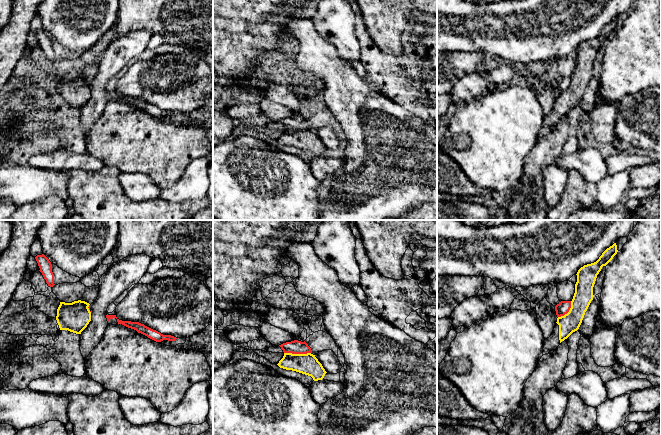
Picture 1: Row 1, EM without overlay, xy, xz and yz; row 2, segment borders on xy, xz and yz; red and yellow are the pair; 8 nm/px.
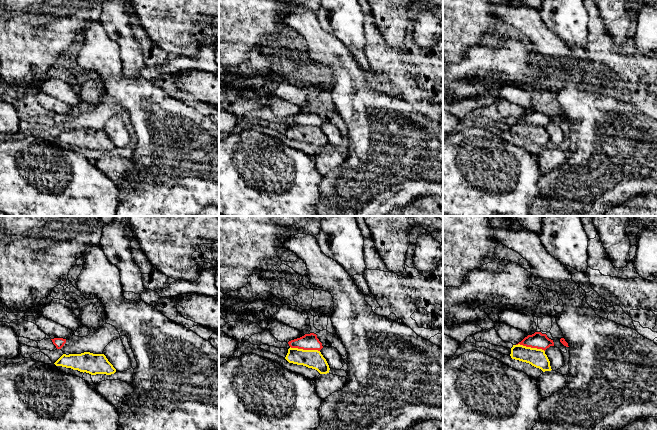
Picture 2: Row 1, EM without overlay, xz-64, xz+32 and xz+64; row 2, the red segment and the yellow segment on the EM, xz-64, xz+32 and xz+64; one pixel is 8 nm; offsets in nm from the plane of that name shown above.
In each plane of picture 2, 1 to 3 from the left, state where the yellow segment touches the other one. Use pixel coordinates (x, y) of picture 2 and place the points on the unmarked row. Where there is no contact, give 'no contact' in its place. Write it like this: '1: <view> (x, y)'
1: no contact
2: xz+32 (305, 125)
3: xz+64 (530, 122)

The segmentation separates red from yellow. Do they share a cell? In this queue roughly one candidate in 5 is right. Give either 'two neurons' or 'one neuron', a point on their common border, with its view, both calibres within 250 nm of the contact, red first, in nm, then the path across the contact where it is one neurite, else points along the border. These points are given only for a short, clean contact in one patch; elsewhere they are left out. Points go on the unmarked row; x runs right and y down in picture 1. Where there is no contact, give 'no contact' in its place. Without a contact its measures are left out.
two neurons; meets red in xz at (297, 129); 110 nm thick on the red side, 170 nm on the other; border along xz (284, 128), (310, 129)

